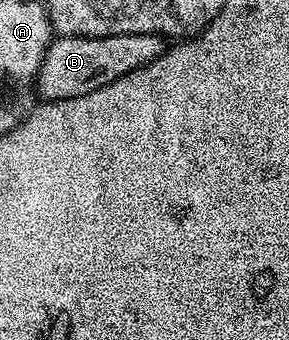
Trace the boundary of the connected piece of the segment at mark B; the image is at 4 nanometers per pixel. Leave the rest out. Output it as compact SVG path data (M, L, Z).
M114 34L113 36L61 36L49 44L36 79L39 95L45 101L78 98L98 90L122 74L130 74L159 59L166 51L166 40L154 34Z

